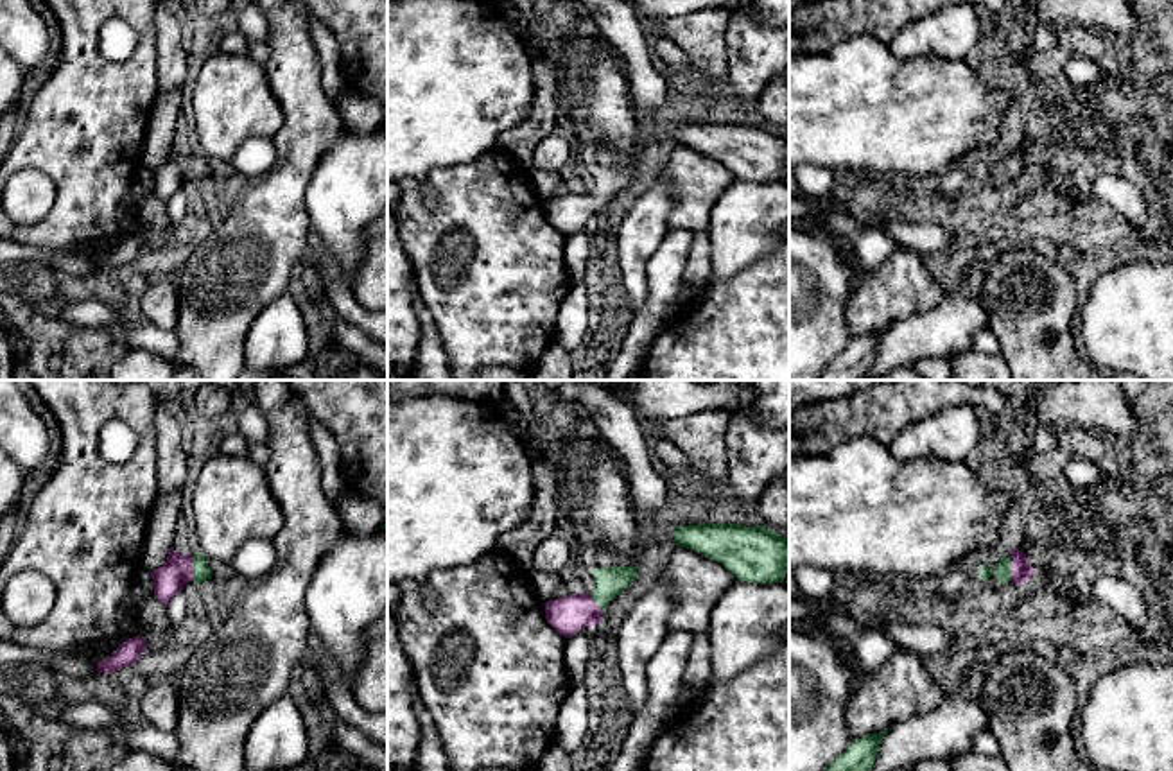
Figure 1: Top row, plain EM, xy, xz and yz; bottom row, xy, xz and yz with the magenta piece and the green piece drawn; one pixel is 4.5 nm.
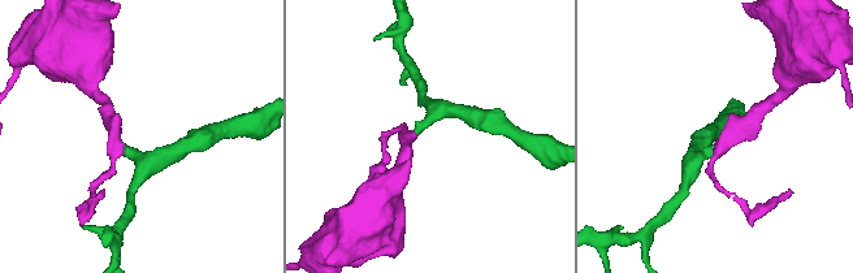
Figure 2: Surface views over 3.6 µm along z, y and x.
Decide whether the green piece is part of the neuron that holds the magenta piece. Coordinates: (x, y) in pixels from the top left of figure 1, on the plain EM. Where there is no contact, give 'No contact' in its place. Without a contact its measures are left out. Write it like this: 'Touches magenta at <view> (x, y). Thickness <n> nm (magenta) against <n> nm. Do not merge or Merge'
Touches magenta at xy (191, 165). Thickness 140 nm (magenta) against 80 nm. Merge

